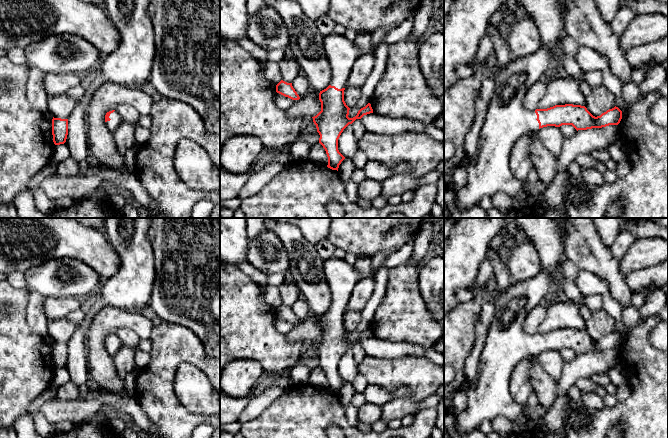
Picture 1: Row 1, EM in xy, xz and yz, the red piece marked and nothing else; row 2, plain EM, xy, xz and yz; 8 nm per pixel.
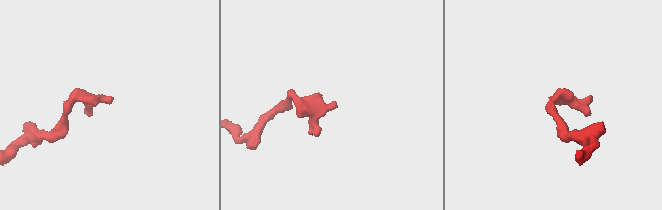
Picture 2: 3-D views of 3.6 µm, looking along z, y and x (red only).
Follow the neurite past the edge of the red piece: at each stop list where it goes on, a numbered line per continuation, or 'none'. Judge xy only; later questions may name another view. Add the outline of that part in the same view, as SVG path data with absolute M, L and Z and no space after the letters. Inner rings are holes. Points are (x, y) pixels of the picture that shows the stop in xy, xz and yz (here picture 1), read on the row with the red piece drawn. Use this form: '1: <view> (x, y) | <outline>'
1: xy (116, 119) | M114 111L113 113L111 113L109 118L111 120L107 121L106 124L110 128L110 130L112 132L114 132L120 126L123 119L122 119L121 115L117 111Z

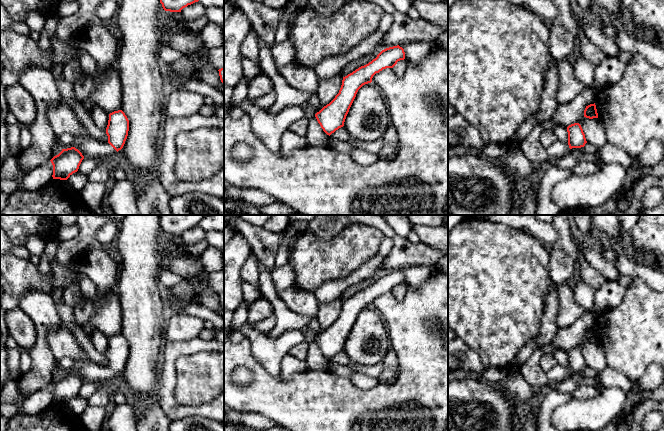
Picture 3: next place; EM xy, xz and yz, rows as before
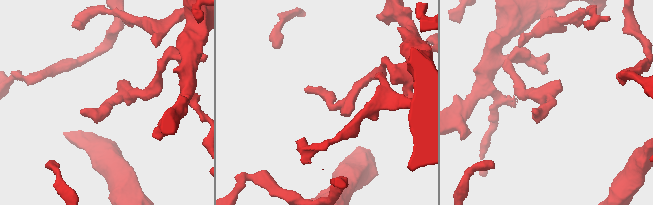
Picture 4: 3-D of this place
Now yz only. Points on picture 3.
1: yz (558, 149) | M556 140L554 143L546 148L549 162L554 163L559 158L563 157L569 152L569 145L563 143L560 140Z

